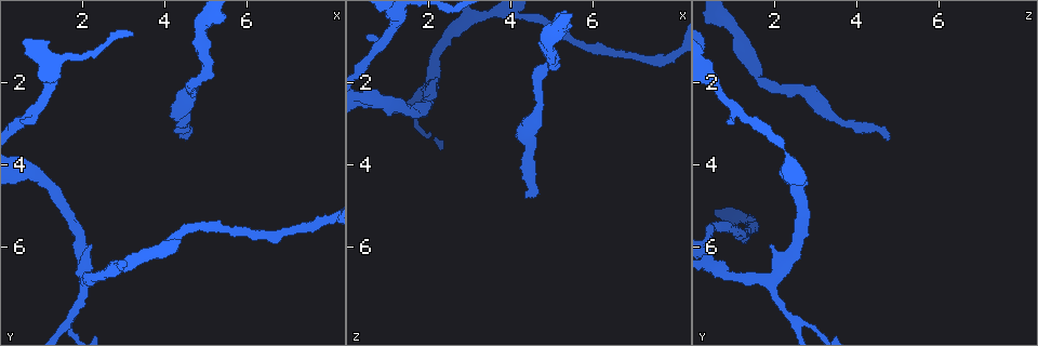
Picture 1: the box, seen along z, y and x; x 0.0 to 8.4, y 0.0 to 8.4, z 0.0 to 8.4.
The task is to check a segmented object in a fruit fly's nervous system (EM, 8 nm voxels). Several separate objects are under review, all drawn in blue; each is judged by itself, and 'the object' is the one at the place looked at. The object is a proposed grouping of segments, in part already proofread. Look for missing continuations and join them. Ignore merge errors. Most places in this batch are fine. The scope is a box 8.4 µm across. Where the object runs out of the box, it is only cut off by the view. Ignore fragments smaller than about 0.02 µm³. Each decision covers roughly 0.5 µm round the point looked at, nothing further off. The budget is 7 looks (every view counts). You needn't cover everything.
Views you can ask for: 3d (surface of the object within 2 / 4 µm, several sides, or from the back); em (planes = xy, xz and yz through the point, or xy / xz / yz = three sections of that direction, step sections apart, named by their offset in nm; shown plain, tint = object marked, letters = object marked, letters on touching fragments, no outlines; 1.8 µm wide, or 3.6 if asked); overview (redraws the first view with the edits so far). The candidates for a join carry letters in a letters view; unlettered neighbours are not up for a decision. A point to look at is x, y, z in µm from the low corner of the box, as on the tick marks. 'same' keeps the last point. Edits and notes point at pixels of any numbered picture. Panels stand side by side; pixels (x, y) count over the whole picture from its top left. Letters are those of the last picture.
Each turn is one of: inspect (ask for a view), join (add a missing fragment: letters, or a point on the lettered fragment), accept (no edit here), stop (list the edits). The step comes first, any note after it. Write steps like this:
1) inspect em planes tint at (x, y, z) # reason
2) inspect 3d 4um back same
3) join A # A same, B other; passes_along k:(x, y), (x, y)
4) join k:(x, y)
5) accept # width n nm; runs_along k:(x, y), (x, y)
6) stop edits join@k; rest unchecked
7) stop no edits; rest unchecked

inspect em planes letters at (1.65, 7.85, 2.55)

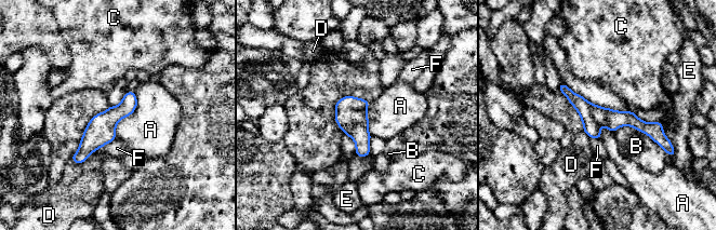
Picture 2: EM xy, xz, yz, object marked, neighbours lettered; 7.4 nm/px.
accept # width 190 nm; A other, B other, C other, D other, E other, F other; border 2:(134, 92), (136, 108), (115, 137); no lettered fragment goes on from it

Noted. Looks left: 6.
inspect em planes letters at (2.15, 5.90, 1.90) # an open end

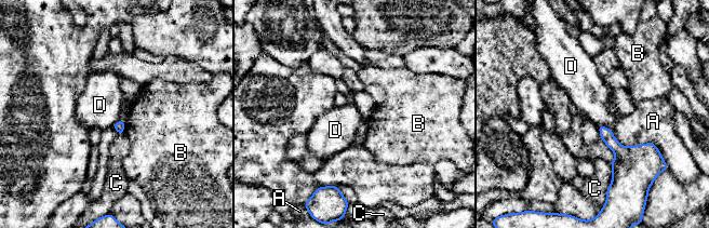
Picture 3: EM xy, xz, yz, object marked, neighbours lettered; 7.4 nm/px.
accept # A other, B other, C other, D other; none of them fits

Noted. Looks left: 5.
inspect em planes letters at (4.35, 3.35, 4.70) # an open end

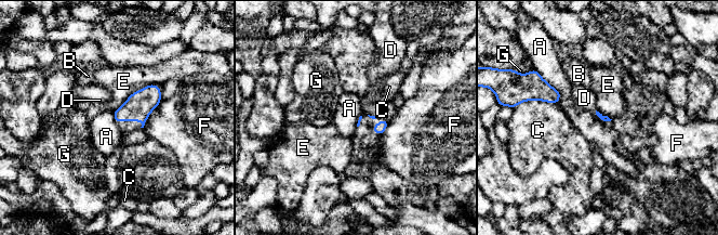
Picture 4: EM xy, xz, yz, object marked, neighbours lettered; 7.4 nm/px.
accept # A other, B other, C other, D other, E other, F other, G other; none of them fits

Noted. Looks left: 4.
stop no edits; rest unchecked

